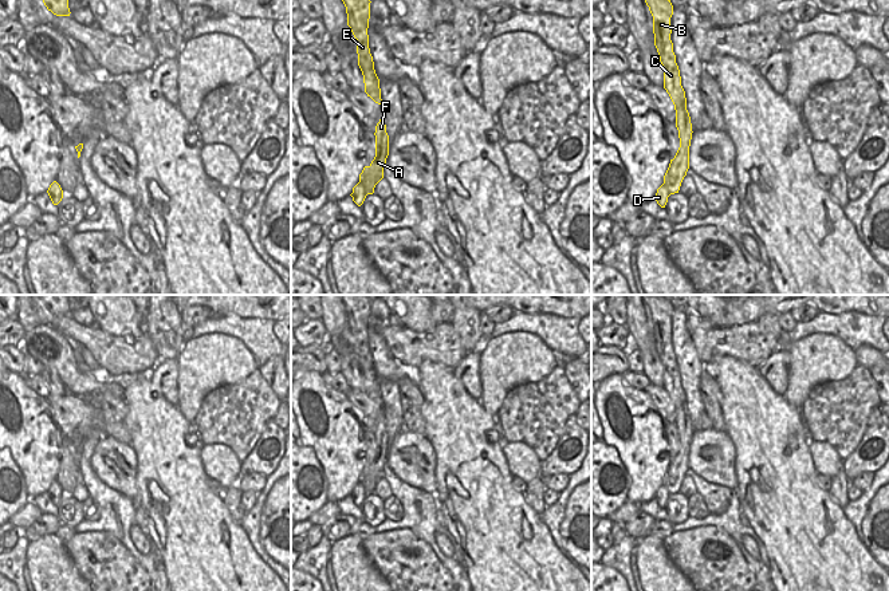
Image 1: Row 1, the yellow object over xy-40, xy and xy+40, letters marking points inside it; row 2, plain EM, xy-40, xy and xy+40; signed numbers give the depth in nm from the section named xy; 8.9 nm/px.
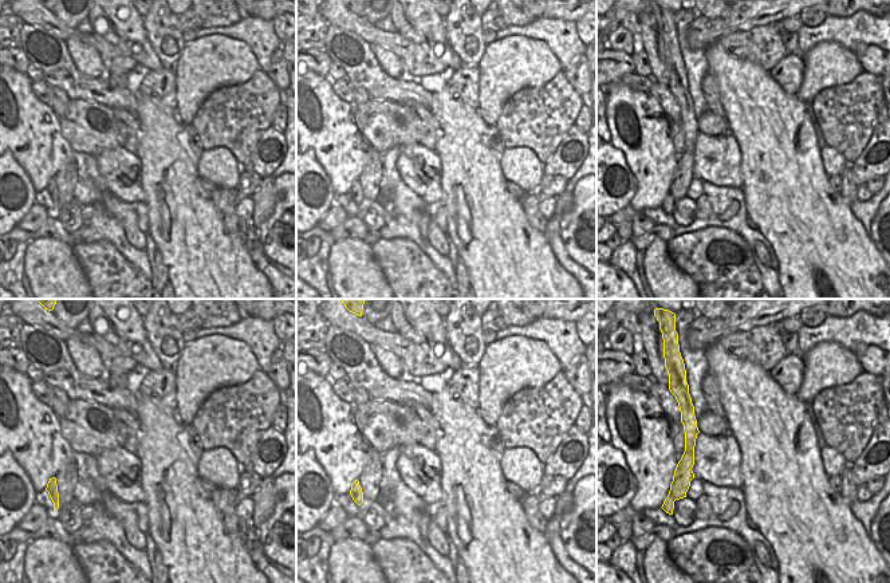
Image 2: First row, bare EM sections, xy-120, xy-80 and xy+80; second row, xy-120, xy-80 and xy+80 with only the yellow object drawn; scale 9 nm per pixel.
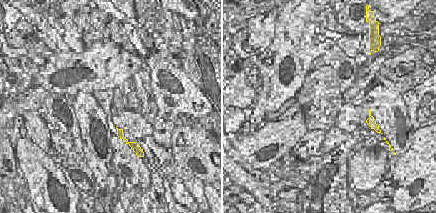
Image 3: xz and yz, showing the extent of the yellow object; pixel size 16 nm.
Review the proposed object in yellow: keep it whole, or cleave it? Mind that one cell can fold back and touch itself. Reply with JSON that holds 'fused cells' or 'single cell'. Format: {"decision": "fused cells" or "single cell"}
{"decision": "fused cells"}

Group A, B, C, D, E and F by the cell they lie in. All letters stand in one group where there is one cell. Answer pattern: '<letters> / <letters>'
A B C E F / D

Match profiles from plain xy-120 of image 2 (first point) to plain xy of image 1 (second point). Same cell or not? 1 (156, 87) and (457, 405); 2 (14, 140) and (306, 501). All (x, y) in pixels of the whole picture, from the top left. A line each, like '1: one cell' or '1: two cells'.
1: two cells
2: two cells

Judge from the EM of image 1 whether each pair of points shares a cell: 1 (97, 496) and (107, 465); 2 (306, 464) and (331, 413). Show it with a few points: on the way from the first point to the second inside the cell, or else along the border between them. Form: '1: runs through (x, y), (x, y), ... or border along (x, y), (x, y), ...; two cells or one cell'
1: border along (93, 450), (94, 473), (129, 496); two cells
2: border along (305, 445), (314, 450), (325, 479); two cells

